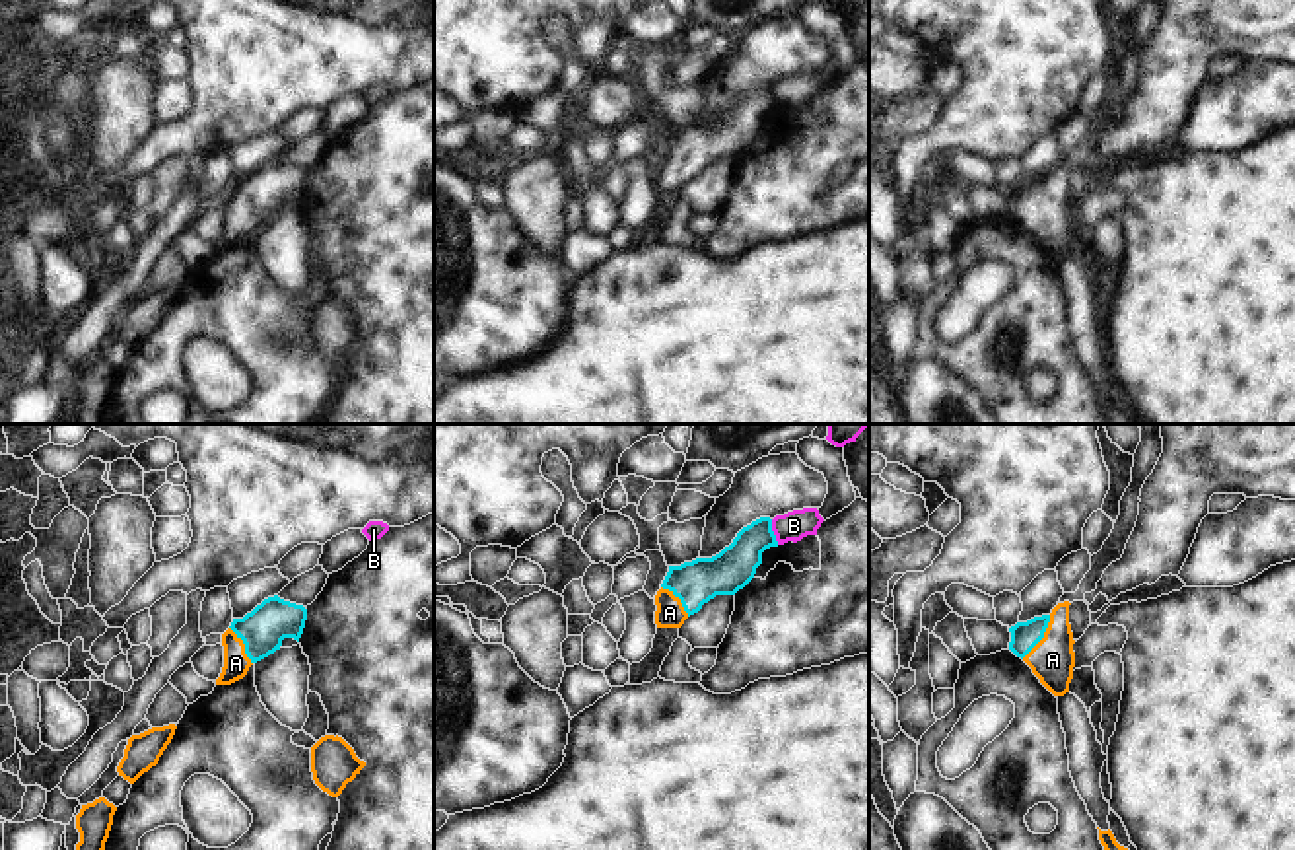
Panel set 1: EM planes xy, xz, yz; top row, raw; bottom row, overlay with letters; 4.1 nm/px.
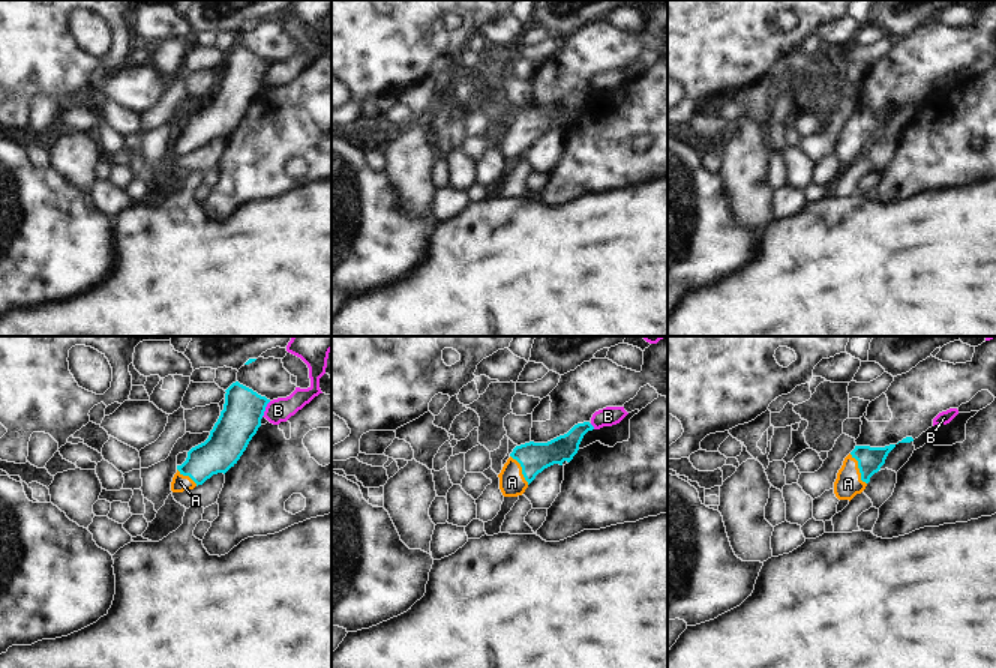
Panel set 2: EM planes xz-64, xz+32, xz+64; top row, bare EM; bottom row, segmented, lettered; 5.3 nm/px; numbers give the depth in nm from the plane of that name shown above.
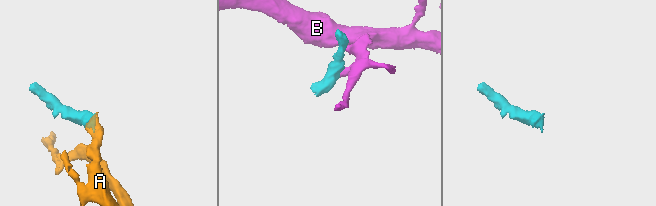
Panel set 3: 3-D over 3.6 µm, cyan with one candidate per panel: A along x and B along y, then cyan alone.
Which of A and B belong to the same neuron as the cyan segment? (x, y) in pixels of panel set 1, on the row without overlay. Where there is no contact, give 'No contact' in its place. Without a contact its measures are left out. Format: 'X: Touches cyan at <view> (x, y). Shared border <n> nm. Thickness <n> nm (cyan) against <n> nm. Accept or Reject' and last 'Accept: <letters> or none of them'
A: Touches cyan at yz (1043, 201). Shared border 220 nm. Thickness 110 nm (cyan) against 190 nm. Accept
B: Touches cyan at xz (772, 96). Shared border 110 nm. Thickness 170 nm (cyan) against 120 nm. Reject
Accept: A.

